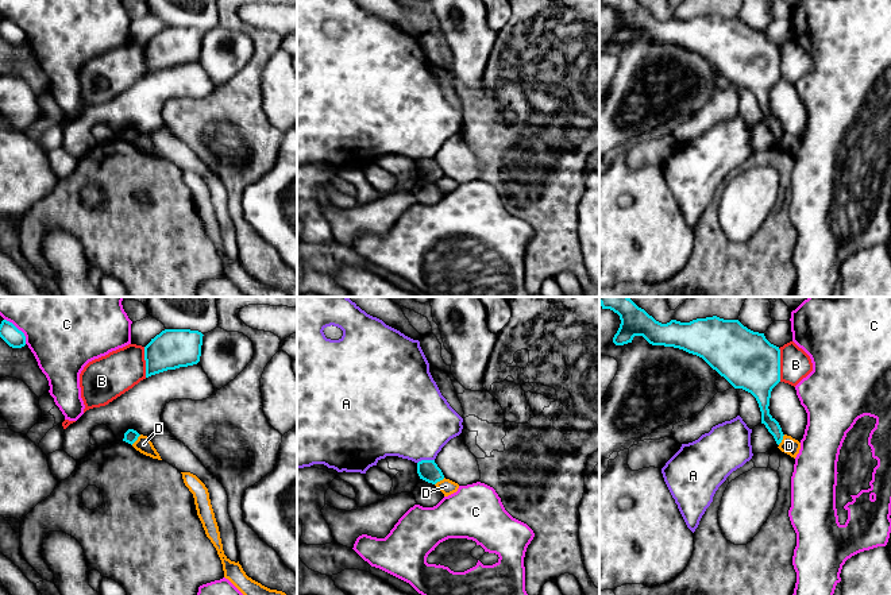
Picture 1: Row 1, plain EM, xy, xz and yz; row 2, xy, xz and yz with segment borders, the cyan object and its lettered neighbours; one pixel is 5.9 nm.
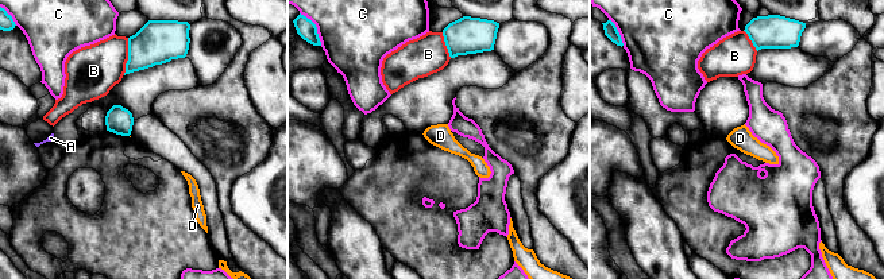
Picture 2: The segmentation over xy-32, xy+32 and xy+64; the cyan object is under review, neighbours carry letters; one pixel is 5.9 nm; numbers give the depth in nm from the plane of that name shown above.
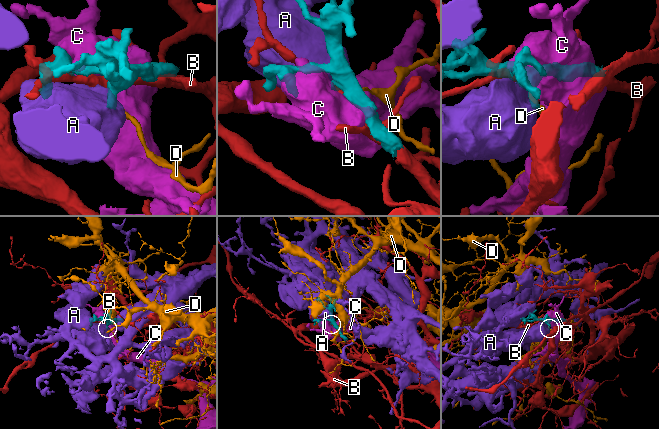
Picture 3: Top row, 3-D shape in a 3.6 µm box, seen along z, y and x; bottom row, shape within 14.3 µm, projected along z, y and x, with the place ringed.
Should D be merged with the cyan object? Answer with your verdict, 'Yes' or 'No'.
No

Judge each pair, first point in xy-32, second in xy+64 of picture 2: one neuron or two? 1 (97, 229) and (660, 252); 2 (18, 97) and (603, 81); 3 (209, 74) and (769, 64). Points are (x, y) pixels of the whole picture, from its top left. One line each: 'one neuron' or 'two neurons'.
1: two neurons
2: one neuron
3: two neurons

